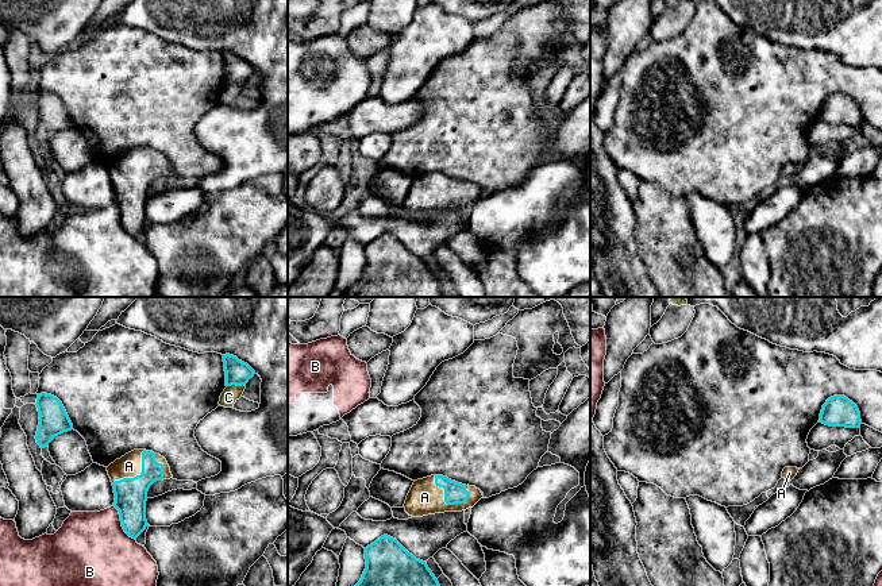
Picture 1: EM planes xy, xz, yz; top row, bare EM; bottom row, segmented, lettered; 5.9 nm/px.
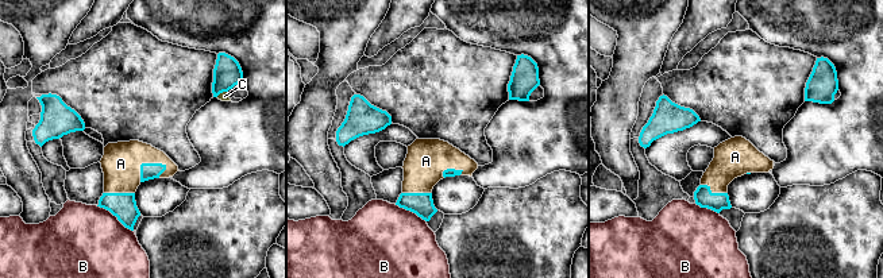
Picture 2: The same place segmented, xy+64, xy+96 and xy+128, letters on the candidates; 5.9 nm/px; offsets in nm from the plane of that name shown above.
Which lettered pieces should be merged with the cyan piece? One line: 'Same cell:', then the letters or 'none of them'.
Same cell: A

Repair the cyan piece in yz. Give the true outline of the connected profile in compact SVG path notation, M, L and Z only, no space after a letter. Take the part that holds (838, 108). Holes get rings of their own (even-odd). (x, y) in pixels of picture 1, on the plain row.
M833 93L823 103L819 120L829 124L859 126L862 117L852 99L844 93Z

